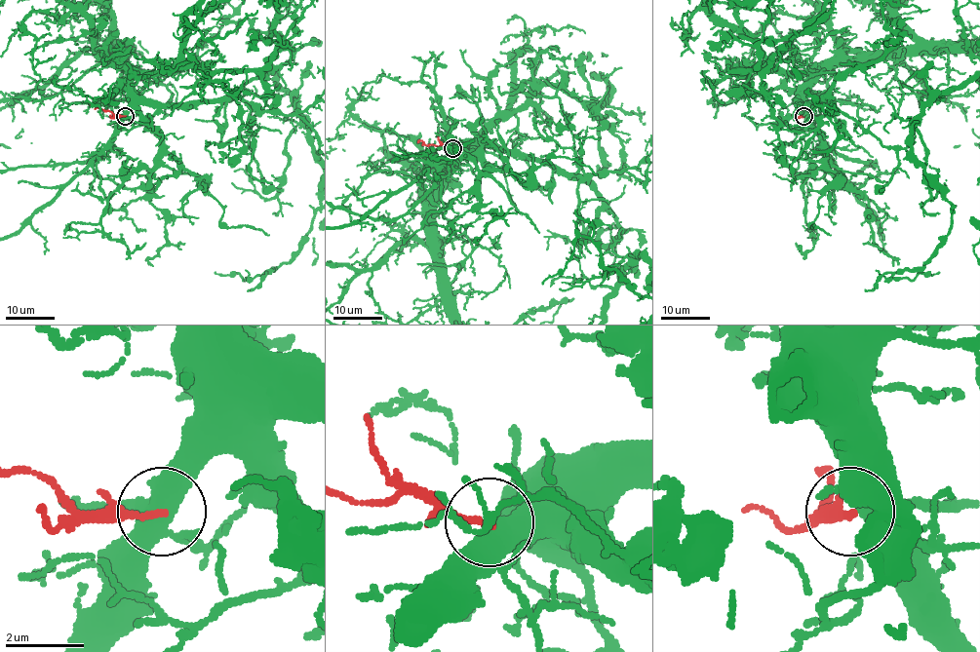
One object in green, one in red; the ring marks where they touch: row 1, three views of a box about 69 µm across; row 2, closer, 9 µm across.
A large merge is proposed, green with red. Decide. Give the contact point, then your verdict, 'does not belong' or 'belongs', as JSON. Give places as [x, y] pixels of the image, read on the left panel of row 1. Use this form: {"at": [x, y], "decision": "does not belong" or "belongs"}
{"at": [125, 116], "decision": "belongs"}

